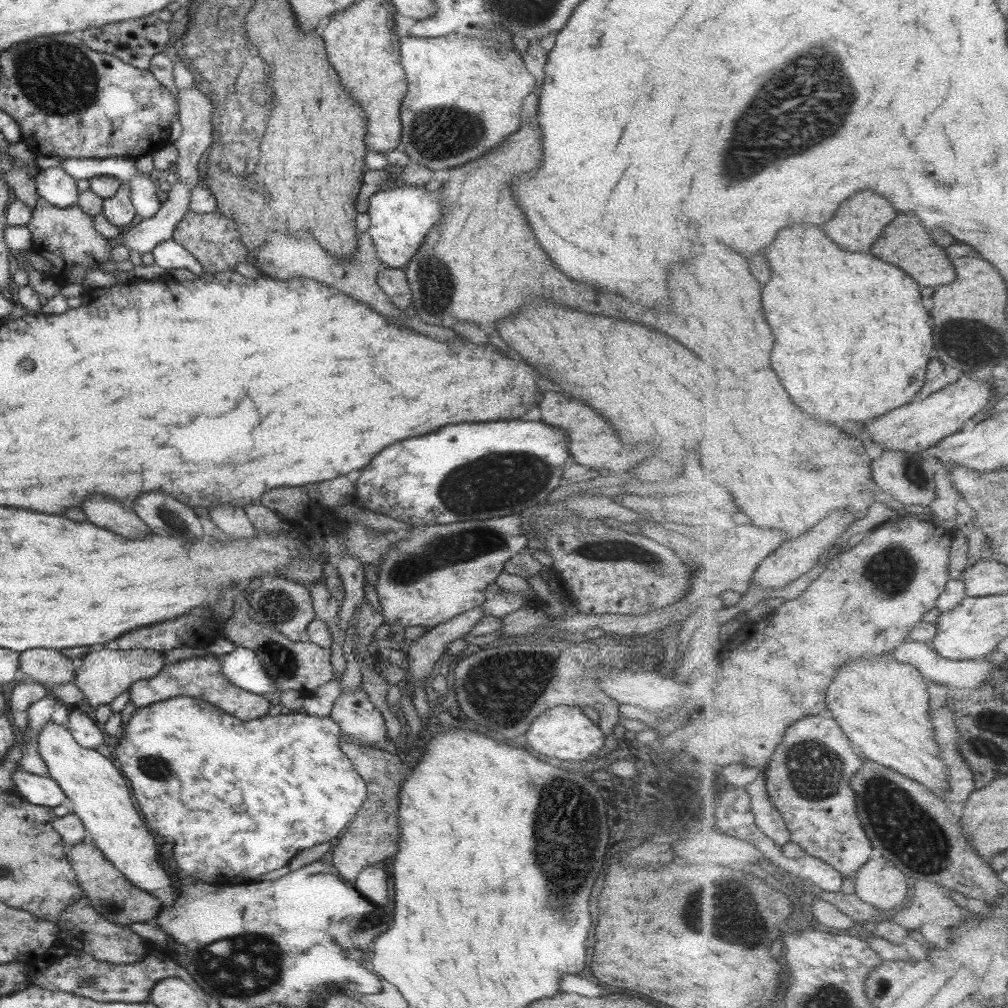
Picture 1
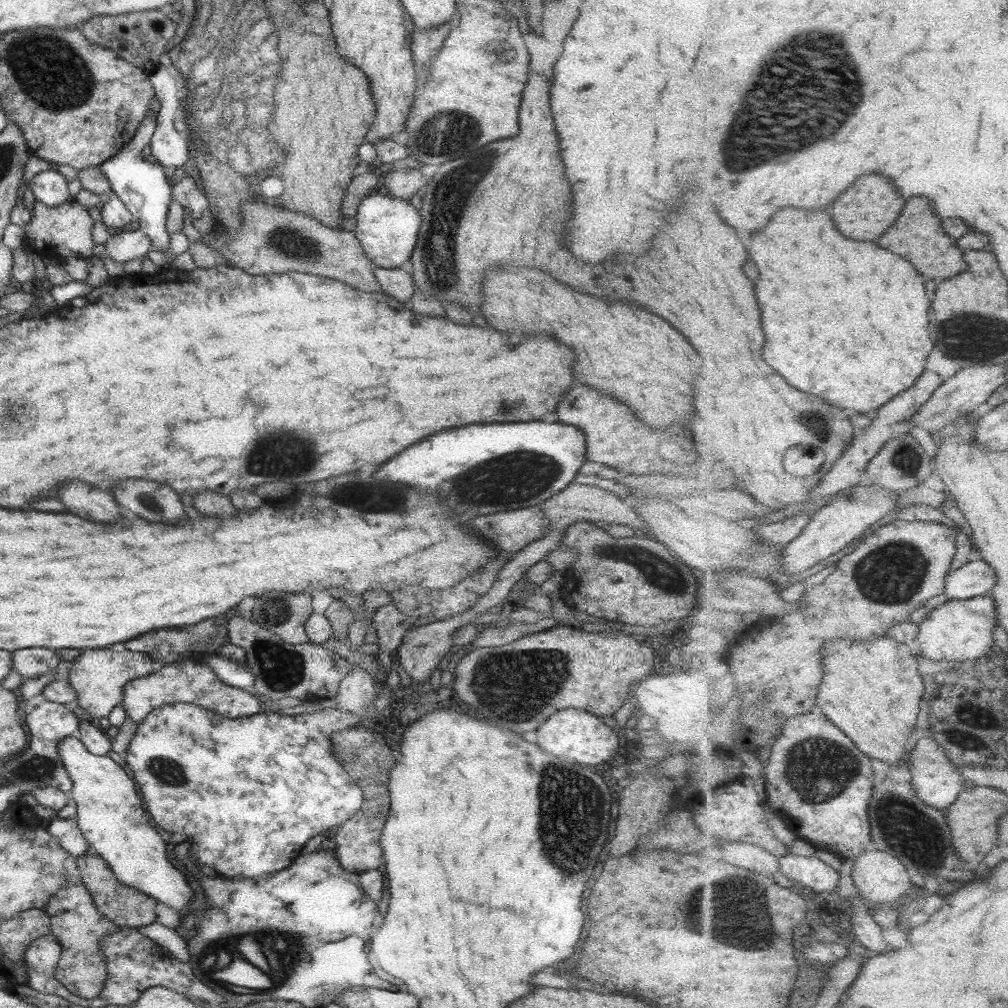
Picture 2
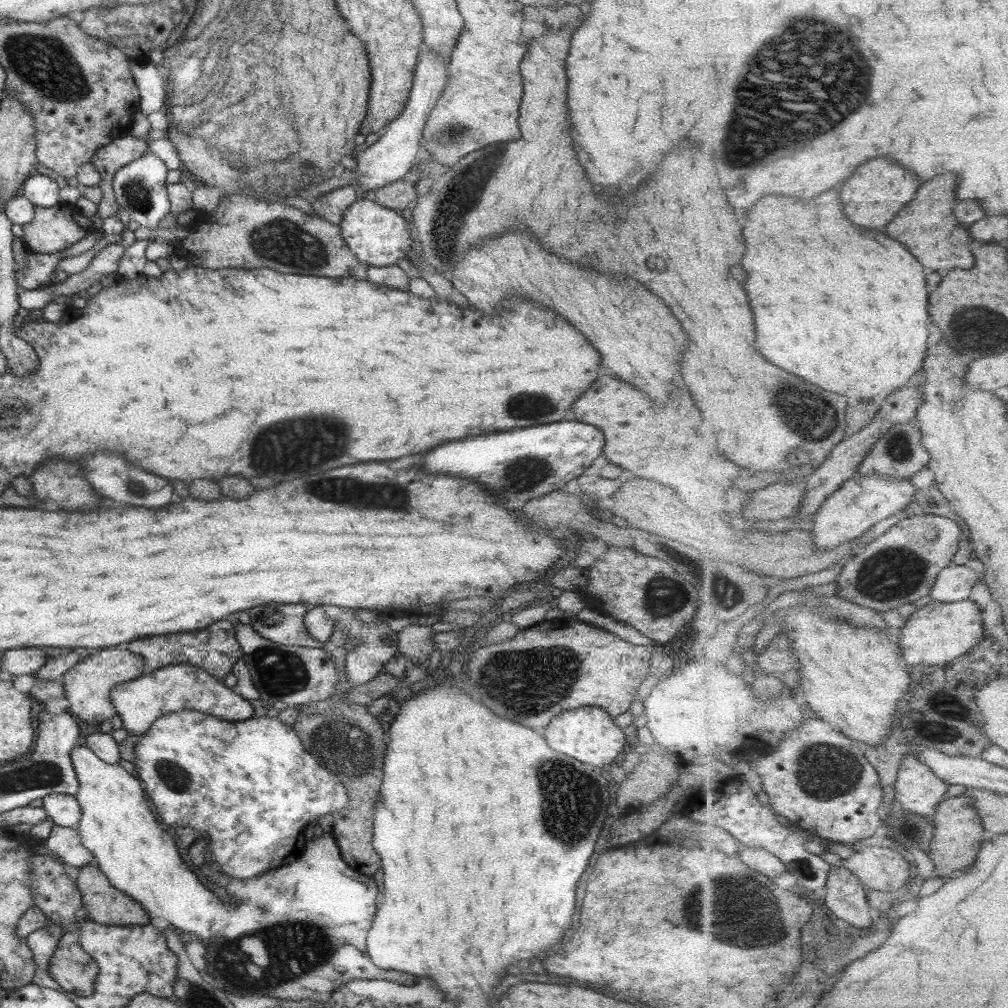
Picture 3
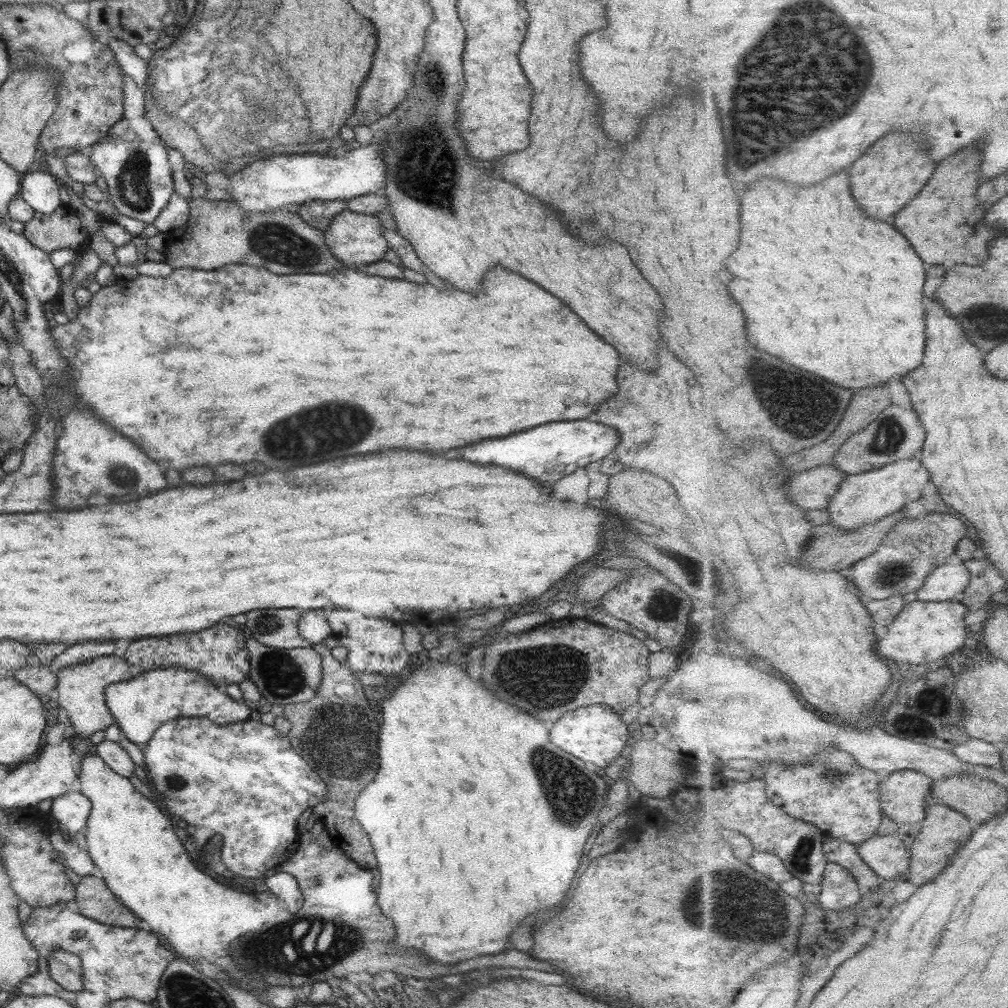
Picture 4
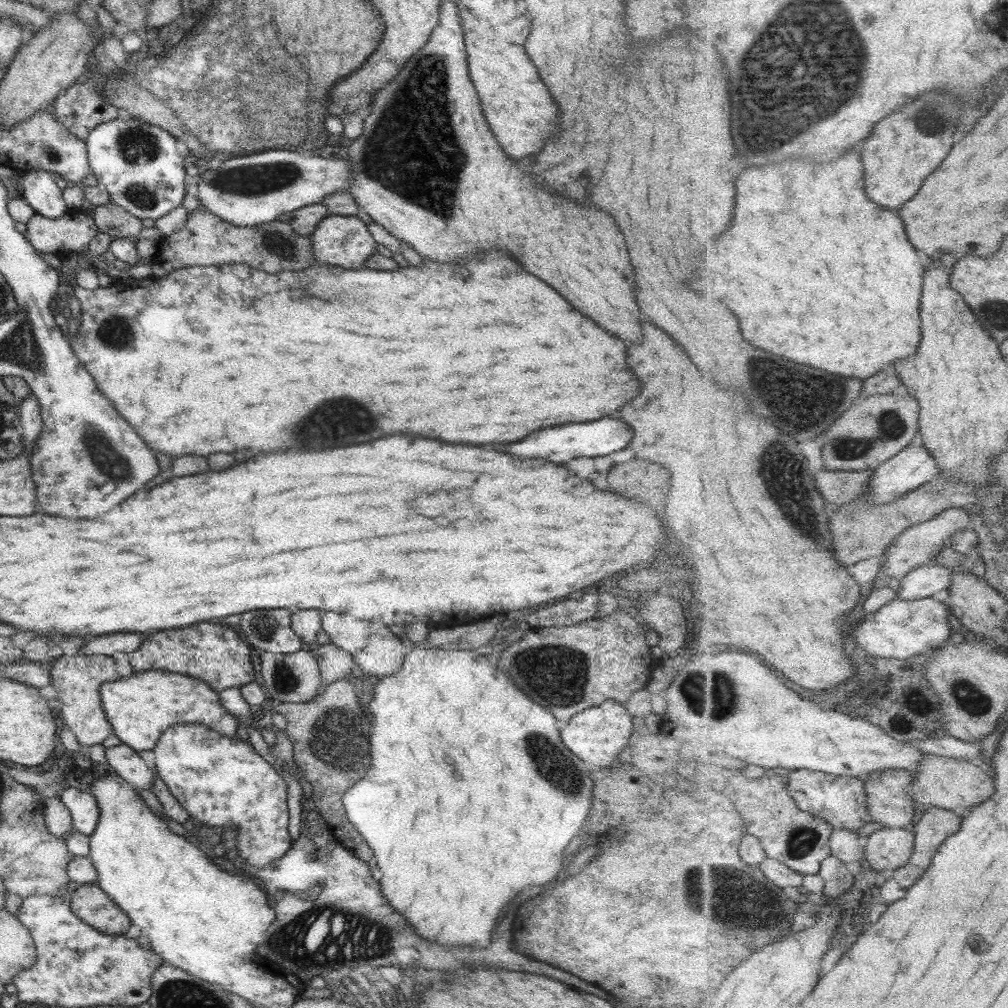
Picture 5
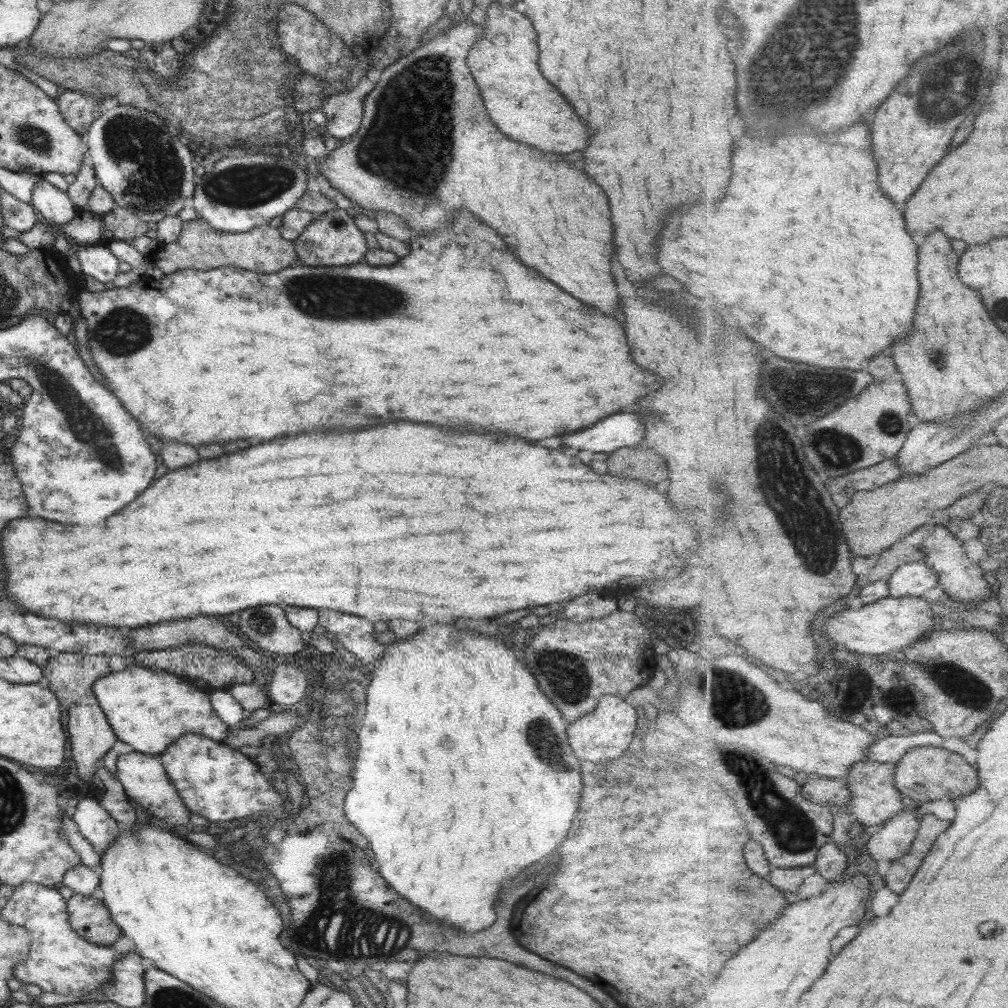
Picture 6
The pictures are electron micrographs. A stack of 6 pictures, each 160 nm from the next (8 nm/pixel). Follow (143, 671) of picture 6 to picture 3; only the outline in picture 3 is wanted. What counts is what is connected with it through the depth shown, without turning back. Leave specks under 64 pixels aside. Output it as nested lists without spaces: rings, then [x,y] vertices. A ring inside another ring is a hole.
[[[188,664],[167,665],[152,670],[150,676],[143,674],[139,678],[118,684],[111,689],[110,701],[121,719],[122,728],[135,739],[149,728],[155,718],[176,710],[194,710],[229,722],[254,716],[248,700],[235,694],[202,668]]]

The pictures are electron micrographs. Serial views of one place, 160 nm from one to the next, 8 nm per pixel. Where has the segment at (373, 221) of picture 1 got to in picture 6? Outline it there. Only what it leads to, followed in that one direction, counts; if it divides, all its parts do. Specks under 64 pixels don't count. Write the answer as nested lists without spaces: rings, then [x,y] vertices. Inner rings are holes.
[[[337,207],[311,221],[294,240],[294,247],[299,262],[307,266],[349,266],[362,262],[369,249],[363,233],[353,223],[353,216]]]

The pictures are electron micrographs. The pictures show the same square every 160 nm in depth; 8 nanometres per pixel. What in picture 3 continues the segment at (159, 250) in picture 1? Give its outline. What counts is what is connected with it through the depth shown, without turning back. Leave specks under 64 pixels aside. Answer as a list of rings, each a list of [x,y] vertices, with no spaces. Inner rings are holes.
[[[133,61],[130,63],[130,71],[138,89],[140,112],[146,117],[150,112],[159,110],[166,100],[164,76],[151,62],[139,64]],[[149,149],[133,162],[124,164],[115,172],[112,178],[112,188],[115,202],[119,208],[126,210],[129,218],[137,222],[141,228],[157,228],[159,222],[169,213],[169,200],[165,191],[166,168]]]

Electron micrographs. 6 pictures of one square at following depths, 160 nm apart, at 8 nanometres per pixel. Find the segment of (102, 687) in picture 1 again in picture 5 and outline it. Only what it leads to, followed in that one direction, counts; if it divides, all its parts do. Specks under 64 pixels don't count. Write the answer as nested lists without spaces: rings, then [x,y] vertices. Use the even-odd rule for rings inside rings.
[[[78,652],[74,655],[56,658],[48,665],[51,679],[50,684],[56,692],[57,706],[63,724],[74,735],[81,747],[99,744],[103,738],[113,734],[113,728],[105,716],[99,687],[103,682],[113,682],[119,679],[115,672],[115,664],[107,656],[81,656]]]

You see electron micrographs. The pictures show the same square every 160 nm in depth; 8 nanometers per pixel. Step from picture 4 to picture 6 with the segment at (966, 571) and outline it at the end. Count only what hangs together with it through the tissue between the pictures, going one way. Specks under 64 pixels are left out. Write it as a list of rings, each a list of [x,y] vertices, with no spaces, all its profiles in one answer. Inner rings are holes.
[[[925,562],[908,563],[900,566],[890,580],[891,597],[921,597],[929,588],[939,584],[940,576]]]

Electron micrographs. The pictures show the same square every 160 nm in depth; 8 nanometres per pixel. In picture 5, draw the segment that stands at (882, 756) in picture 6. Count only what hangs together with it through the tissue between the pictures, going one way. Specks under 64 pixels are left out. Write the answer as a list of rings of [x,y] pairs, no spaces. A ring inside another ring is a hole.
[[[949,734],[943,738],[912,740],[907,742],[907,744],[909,743],[914,747],[920,748],[927,755],[947,756],[972,763],[980,763],[980,743],[970,743]]]

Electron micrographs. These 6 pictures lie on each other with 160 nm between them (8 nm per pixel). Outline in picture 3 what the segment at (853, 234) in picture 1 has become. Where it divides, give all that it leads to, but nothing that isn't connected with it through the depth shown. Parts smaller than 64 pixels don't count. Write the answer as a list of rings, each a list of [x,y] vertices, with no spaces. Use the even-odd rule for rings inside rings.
[[[877,158],[861,166],[853,178],[847,180],[847,184],[841,184],[841,197],[845,198],[845,213],[855,224],[865,226],[865,228],[883,228],[893,220],[916,196],[917,191],[923,184],[922,180],[917,180],[915,172],[887,160],[887,158]]]

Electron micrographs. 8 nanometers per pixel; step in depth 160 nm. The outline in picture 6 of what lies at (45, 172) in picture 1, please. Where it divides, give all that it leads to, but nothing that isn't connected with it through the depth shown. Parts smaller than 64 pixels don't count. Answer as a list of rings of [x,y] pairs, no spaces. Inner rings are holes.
[[[43,179],[34,184],[30,205],[39,217],[53,226],[68,223],[78,209],[73,206],[64,192]]]

